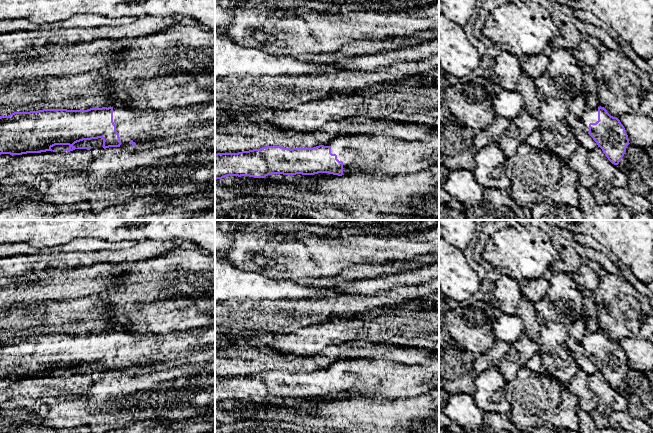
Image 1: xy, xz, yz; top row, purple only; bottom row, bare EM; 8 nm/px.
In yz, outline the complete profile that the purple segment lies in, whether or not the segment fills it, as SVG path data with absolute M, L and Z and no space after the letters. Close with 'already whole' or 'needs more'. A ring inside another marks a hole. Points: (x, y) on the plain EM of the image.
M601 330L585 335L580 344L584 348L585 356L593 362L608 384L618 389L630 368L620 344Z; needs more

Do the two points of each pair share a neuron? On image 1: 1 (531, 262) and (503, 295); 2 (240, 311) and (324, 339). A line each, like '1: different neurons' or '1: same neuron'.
1: different neurons
2: different neurons

